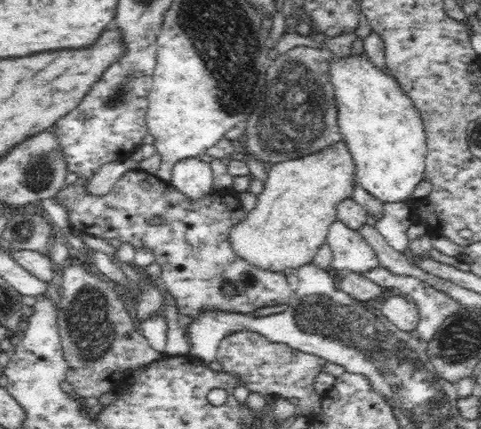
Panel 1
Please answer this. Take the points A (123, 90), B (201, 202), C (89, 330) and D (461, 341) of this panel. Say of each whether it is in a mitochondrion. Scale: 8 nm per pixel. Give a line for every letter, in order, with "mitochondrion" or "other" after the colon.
A: mitochondrion
B: other
C: mitochondrion
D: mitochondrion

